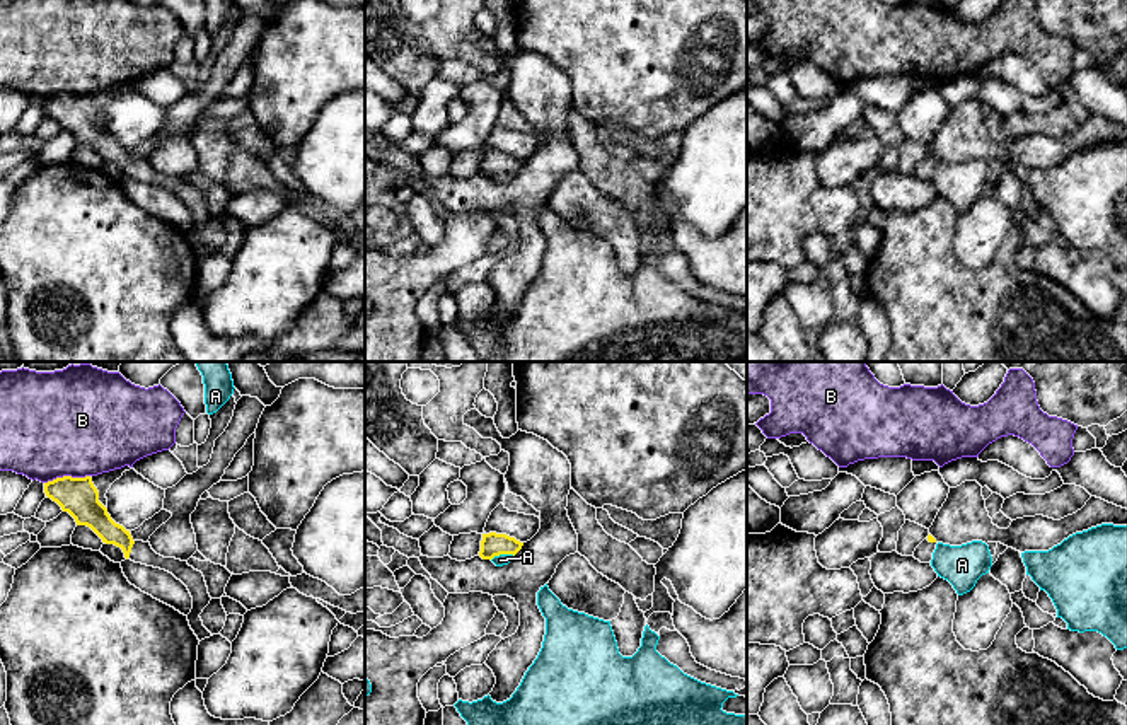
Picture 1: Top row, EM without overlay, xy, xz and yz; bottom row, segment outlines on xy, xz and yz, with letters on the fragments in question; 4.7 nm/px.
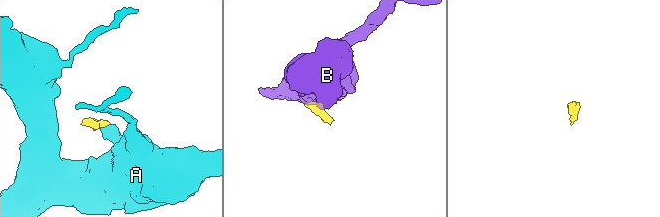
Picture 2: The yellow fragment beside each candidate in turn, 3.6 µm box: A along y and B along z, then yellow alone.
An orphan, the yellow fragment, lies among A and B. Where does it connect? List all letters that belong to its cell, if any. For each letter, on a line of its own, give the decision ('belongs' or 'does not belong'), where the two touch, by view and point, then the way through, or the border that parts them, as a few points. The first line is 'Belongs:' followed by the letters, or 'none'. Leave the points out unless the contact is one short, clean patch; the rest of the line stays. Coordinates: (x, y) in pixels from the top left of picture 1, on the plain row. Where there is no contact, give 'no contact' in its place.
Belongs: none
A: does not belong; meets yellow in xz at (502, 171); border along xz (514, 173), (497, 173), (491, 178)
B: does not belong; meets yellow in xy at (67, 94); border along xy (89, 92), (57, 94), (45, 101)

